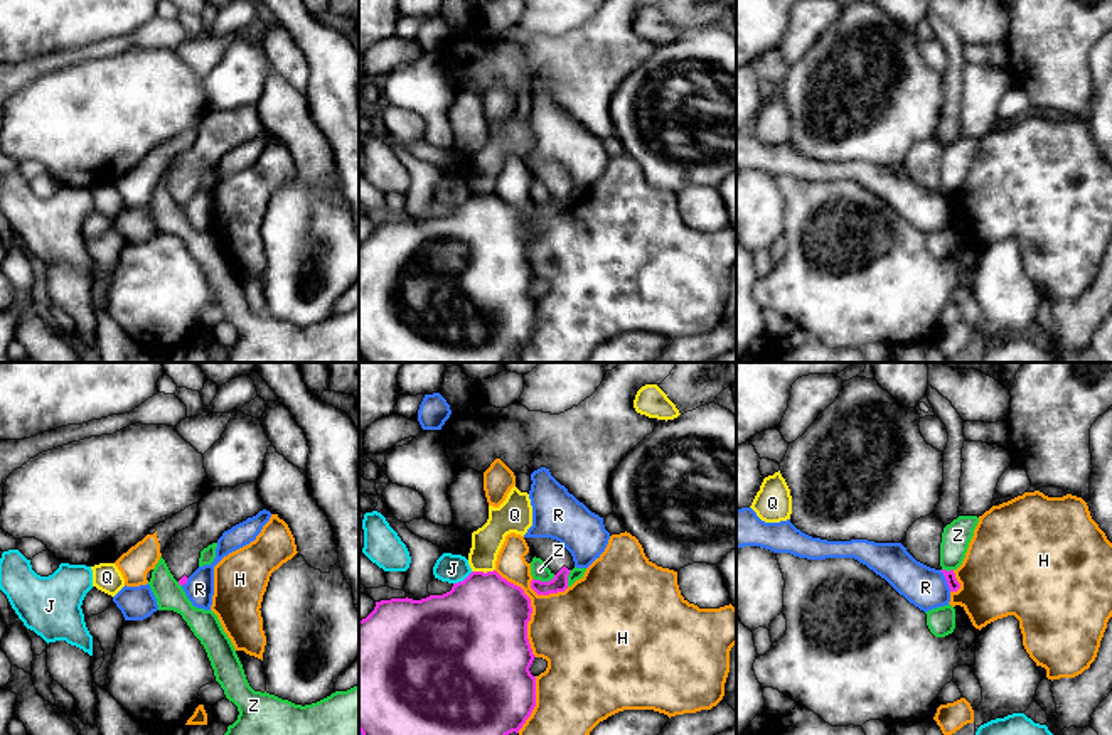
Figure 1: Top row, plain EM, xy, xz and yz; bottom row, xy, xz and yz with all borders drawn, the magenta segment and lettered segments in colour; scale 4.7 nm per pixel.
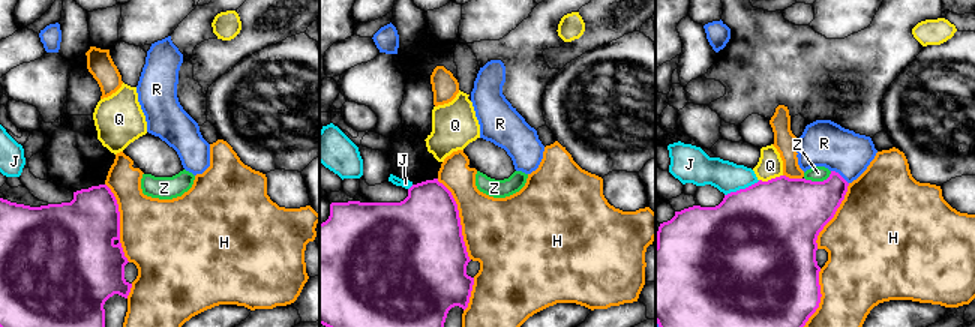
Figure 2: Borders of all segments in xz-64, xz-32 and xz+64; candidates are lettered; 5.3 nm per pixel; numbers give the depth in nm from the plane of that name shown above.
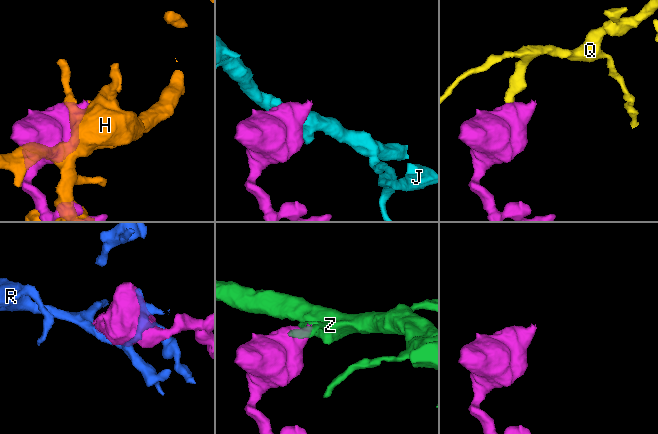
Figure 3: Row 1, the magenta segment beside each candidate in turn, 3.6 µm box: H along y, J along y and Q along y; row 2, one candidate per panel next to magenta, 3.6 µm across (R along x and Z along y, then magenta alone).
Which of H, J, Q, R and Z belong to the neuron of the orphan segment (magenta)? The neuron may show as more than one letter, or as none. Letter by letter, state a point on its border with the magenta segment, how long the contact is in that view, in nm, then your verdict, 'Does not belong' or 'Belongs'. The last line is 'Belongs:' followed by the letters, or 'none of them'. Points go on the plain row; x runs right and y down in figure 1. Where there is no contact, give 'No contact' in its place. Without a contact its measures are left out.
H: Touches magenta at xz (531, 231). Shared border 460 nm. Does not belong
J: Touches magenta at xz (464, 203). Shared border 110 nm. Does not belong
Q: Touches magenta at xz (482, 194). Shared border 110 nm. Does not belong
R: Touches magenta at yz (946, 201). Shared border 120 nm. Does not belong
Z: Touches magenta at xz (543, 204). Shared border 110 nm. Does not belong
Belongs: none of them

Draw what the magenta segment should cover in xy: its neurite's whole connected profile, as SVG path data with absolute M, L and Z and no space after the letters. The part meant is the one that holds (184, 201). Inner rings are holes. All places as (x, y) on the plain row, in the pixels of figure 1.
M256 105L236 110L207 110L195 143L175 155L162 180L170 196L185 207L189 199L199 190L200 174L222 158L224 153L256 138L265 131Z

